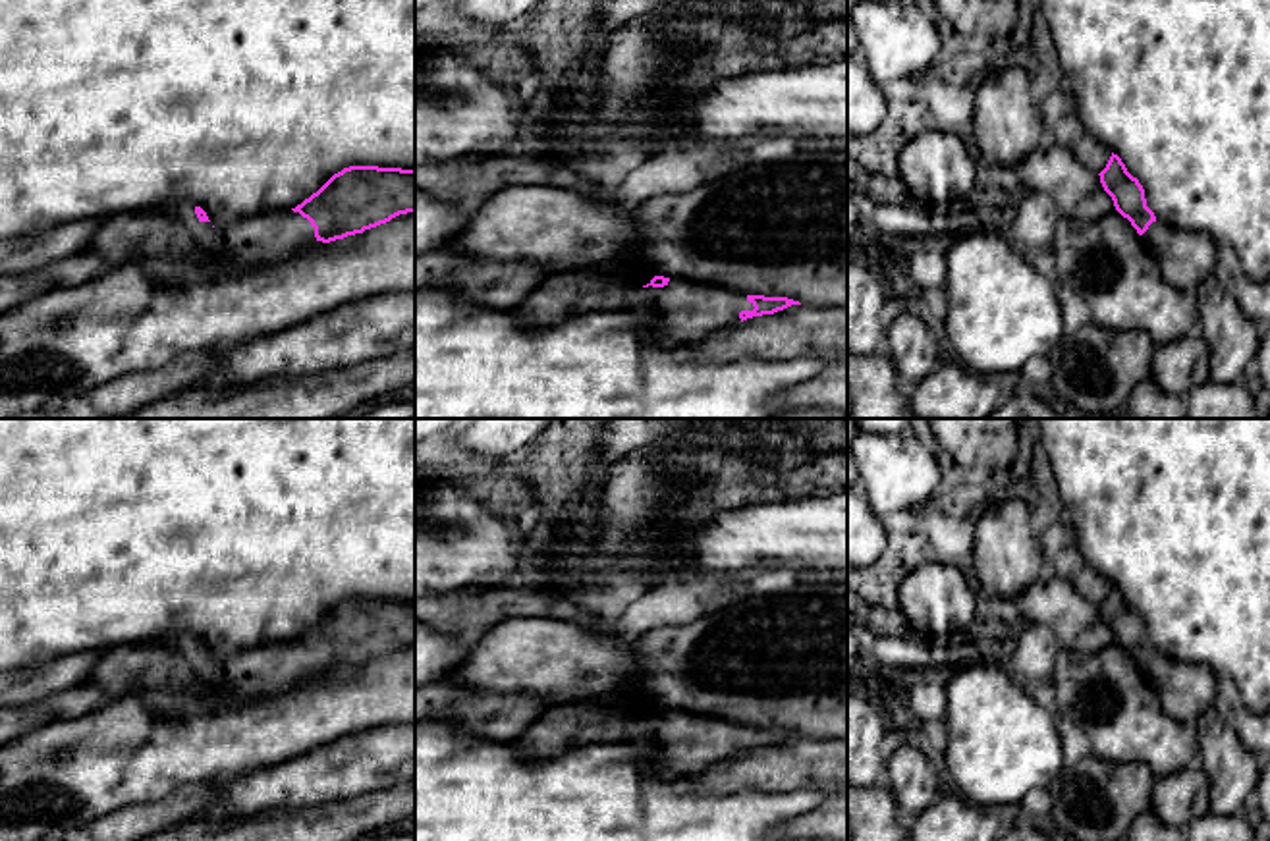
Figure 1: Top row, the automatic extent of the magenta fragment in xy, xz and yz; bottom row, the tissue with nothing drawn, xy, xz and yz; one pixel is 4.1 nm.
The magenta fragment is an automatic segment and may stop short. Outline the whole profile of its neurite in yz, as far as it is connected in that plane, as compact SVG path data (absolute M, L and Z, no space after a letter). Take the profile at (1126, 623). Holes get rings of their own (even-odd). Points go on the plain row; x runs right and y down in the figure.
M1112 584L1098 608L1116 642L1131 654L1156 689L1158 702L1170 718L1181 723L1197 721L1204 710L1214 706L1216 673L1202 664L1162 656L1146 638L1143 617L1127 604L1118 586Z

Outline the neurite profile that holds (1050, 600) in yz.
M1046 571L1015 602L1027 623L1046 625L1062 646L1094 654L1116 642L1100 608L1069 581Z

